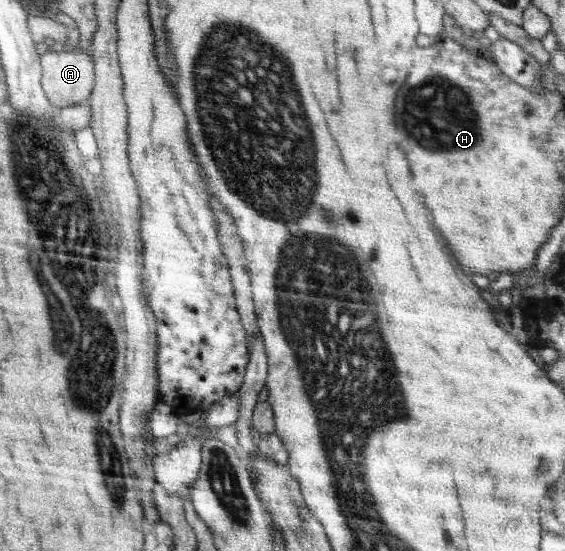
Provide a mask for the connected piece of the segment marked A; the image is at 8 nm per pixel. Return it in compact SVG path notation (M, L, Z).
M48 51L40 56L42 80L40 84L54 109L60 110L72 105L79 108L83 102L89 102L89 95L94 92L94 61L87 53Z

